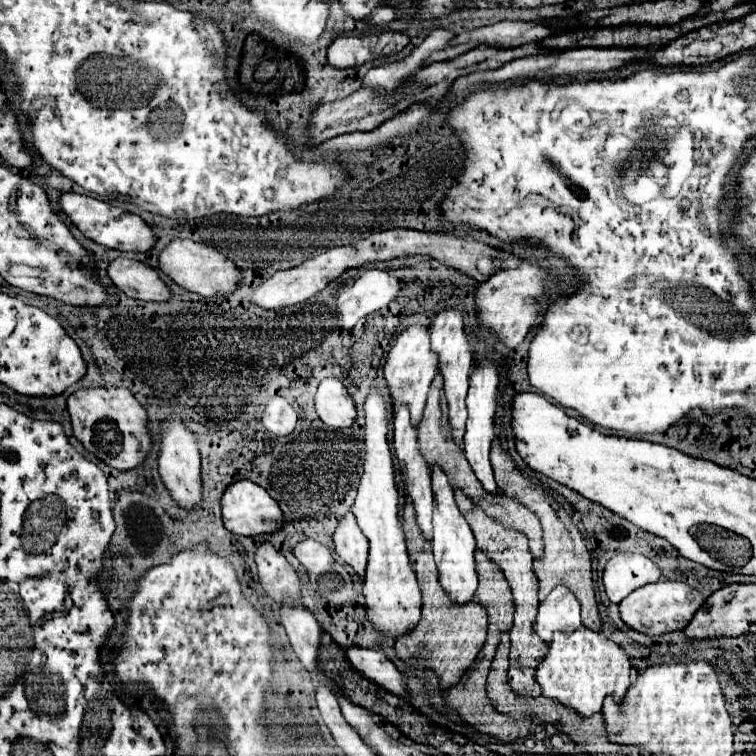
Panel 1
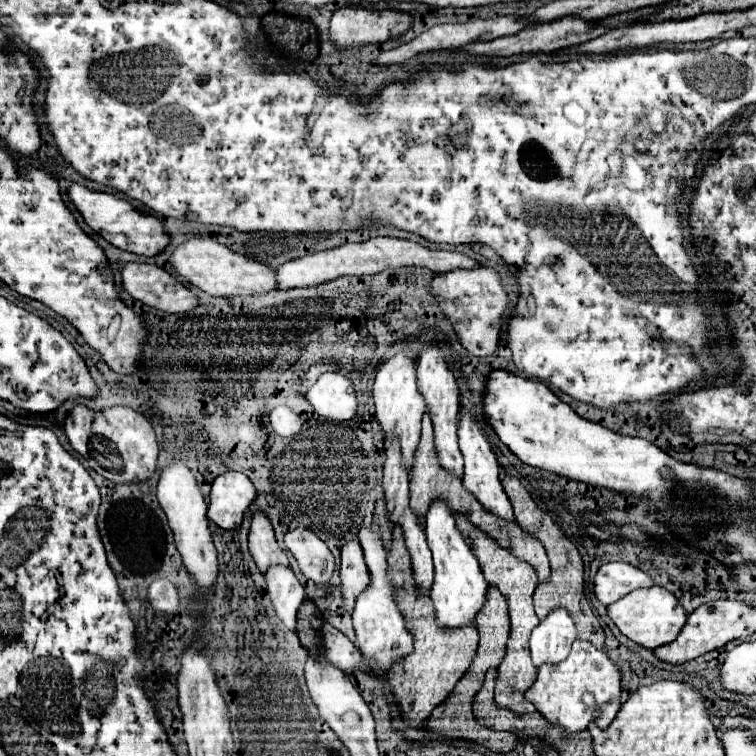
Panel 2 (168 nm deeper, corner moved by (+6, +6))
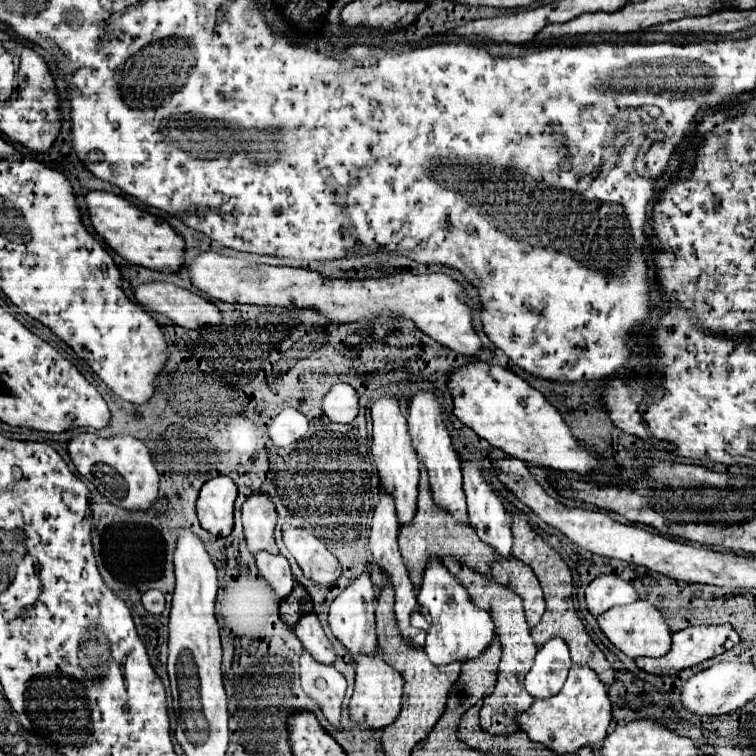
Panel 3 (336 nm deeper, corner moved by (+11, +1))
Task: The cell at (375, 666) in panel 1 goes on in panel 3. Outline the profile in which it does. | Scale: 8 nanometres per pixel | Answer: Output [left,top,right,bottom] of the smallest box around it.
[294,613,336,665]

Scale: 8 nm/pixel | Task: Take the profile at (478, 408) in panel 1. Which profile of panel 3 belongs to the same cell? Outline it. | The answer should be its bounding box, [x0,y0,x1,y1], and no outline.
[462,461,512,559]

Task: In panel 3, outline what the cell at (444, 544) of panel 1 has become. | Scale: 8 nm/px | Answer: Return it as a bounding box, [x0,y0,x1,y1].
[418,559,494,665]

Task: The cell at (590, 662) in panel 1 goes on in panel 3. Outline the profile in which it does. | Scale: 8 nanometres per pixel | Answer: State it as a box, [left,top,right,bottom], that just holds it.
[518,665,612,755]

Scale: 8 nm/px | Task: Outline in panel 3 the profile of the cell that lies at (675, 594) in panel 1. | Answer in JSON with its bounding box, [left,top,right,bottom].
[598,599,672,659]

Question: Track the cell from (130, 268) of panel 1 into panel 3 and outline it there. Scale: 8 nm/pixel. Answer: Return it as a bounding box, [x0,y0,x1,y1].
[134,283,224,329]

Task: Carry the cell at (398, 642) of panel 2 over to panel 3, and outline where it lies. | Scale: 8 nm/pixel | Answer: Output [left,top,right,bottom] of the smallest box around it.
[350,649,402,731]

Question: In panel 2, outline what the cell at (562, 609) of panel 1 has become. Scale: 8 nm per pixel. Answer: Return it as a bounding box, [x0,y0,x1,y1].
[531,608,577,668]

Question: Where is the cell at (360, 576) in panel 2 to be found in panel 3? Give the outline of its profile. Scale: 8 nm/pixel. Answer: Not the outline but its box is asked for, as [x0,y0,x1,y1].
[328,573,376,661]

